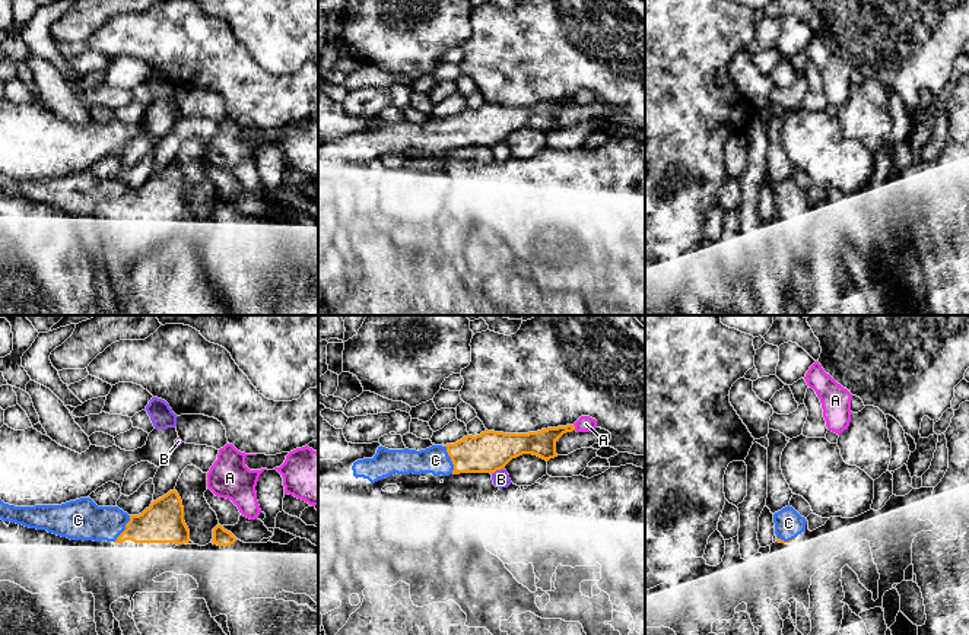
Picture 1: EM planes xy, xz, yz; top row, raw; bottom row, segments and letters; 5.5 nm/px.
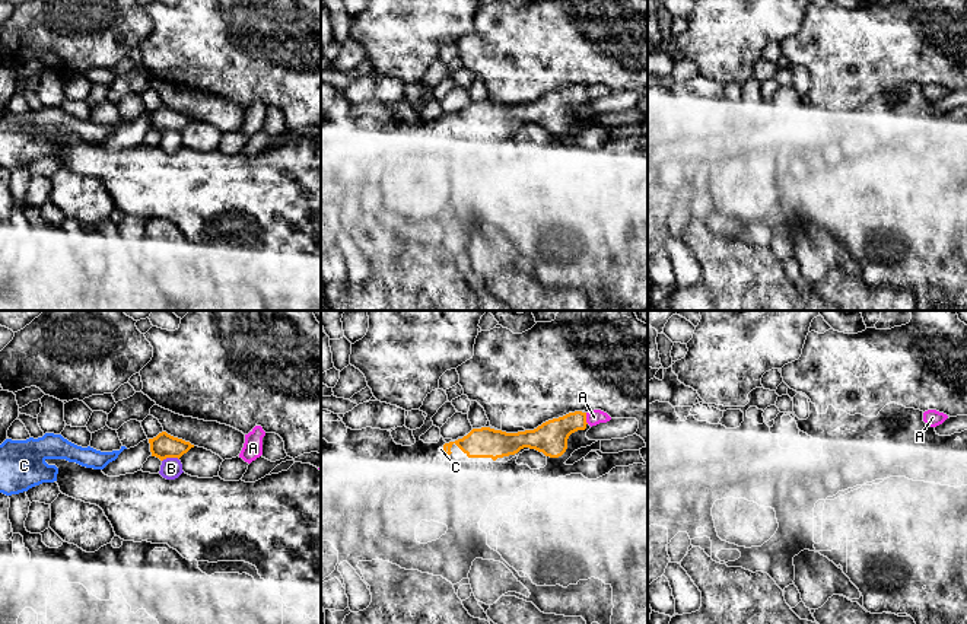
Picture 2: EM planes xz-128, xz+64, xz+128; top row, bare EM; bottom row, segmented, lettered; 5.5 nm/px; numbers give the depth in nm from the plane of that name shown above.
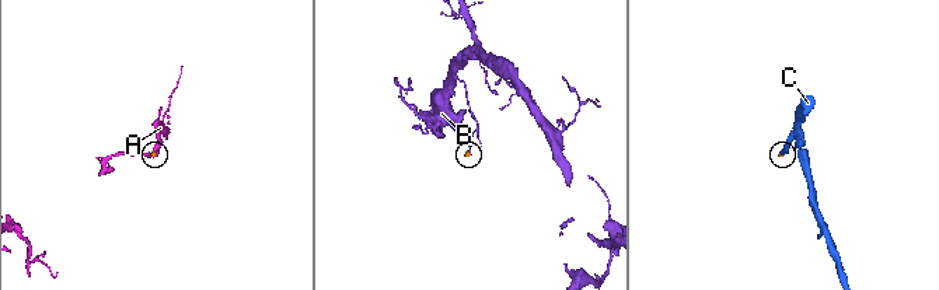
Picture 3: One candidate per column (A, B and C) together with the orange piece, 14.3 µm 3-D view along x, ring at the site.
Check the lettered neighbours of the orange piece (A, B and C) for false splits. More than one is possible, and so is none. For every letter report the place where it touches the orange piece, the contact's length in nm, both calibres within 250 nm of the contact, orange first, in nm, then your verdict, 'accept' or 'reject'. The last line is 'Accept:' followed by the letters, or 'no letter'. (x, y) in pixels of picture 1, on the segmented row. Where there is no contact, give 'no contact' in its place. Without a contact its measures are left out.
A: contact xz (574, 426); length 40 nm; calibres 140 and 90 nm; reject
B: contact xz (496, 469); length 90 nm; calibres 220 and 100 nm; reject
C: contact xz (451, 460); length 170 nm; calibres 220 and 150 nm; accept
Accept: C

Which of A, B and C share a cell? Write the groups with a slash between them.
A / B / C

